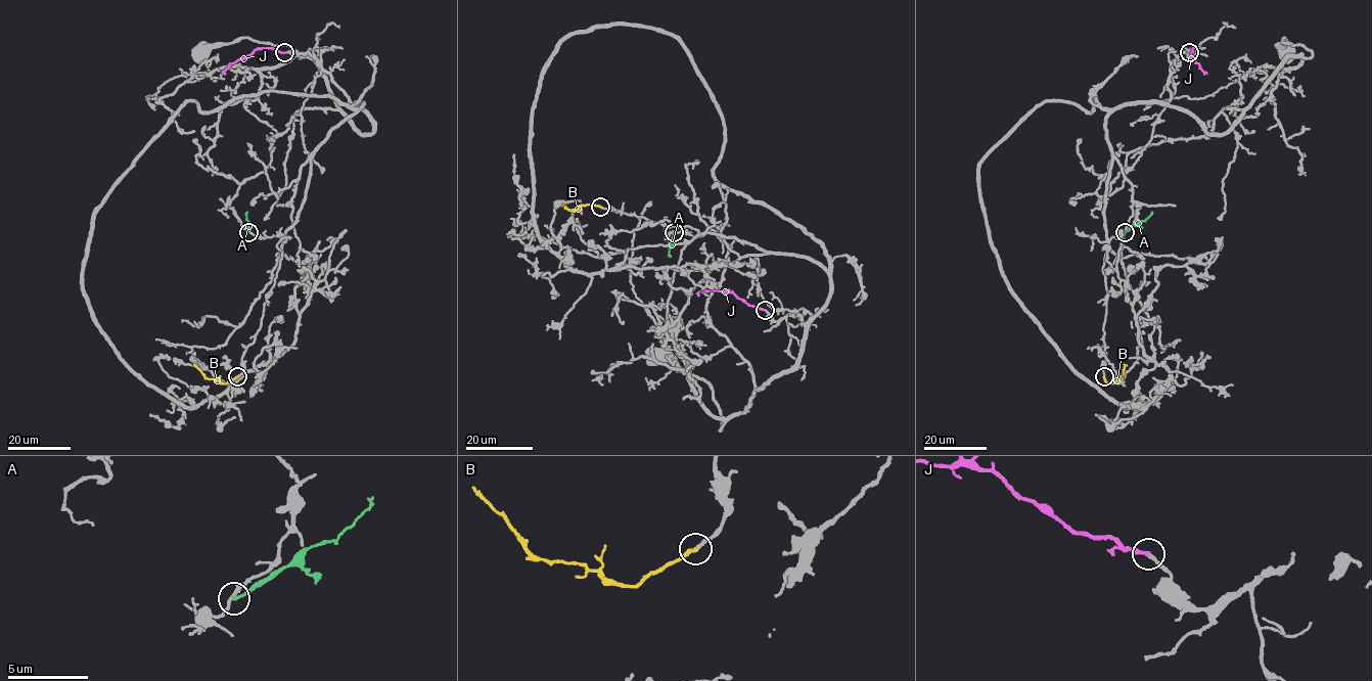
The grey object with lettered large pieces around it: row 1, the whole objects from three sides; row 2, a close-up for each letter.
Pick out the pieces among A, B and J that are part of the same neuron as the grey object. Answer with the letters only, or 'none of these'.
B

